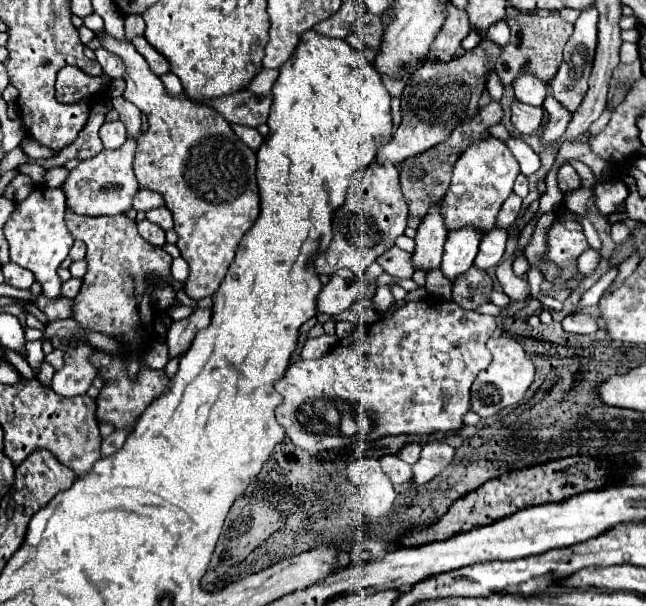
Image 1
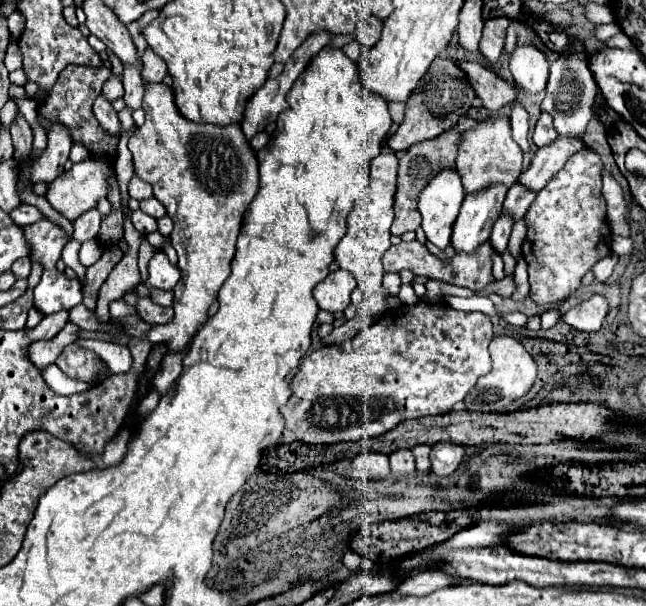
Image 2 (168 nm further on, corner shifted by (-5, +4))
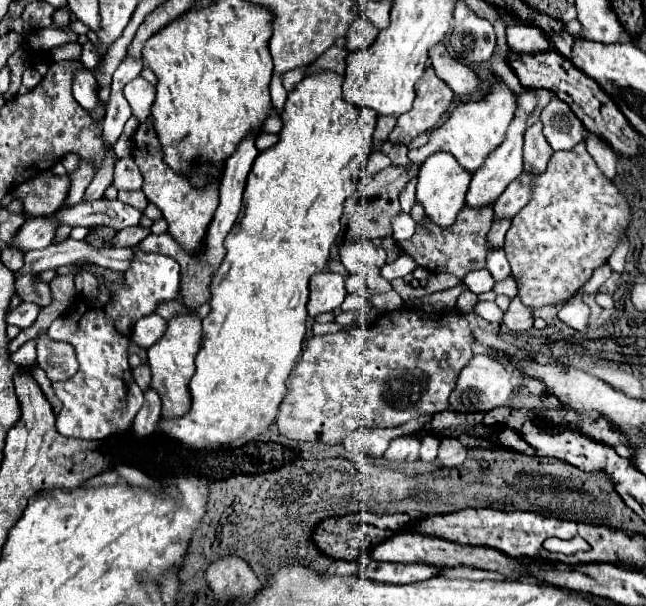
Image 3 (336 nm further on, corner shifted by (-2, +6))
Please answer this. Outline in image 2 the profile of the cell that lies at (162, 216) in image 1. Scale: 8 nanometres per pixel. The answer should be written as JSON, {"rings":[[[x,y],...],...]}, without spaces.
{"rings":[[[154,197],[140,201],[140,209],[142,209],[146,215],[152,215],[154,219],[160,219],[160,217],[166,215],[166,209],[164,209],[162,203],[160,203],[158,199],[154,199]]]}

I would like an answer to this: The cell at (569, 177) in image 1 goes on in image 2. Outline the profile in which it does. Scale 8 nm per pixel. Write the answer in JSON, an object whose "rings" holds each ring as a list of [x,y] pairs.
{"rings":[[[584,147],[574,153],[562,171],[536,195],[524,215],[528,233],[522,243],[522,257],[528,263],[530,299],[538,305],[568,299],[580,287],[580,279],[586,271],[610,253],[612,231],[606,221],[606,201],[600,191],[600,173],[600,155]]]}

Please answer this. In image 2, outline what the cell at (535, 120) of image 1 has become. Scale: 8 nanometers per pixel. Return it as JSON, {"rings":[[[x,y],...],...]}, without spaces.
{"rings":[[[456,61],[456,65],[466,73],[466,79],[472,85],[474,93],[482,99],[482,107],[490,113],[496,113],[516,101],[516,89],[500,79],[492,69],[470,61]]]}

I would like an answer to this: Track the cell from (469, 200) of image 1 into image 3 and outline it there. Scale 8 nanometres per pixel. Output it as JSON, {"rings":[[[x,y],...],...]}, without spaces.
{"rings":[[[499,83],[491,89],[491,93],[487,97],[483,97],[481,101],[469,101],[459,105],[451,117],[431,133],[431,139],[427,145],[419,147],[419,149],[411,149],[409,151],[409,161],[421,163],[421,153],[437,153],[437,151],[447,151],[451,153],[459,165],[463,165],[469,173],[475,173],[483,161],[505,141],[507,137],[507,127],[511,125],[513,113],[515,113],[517,105],[515,105],[515,95],[507,89],[505,83]]]}

